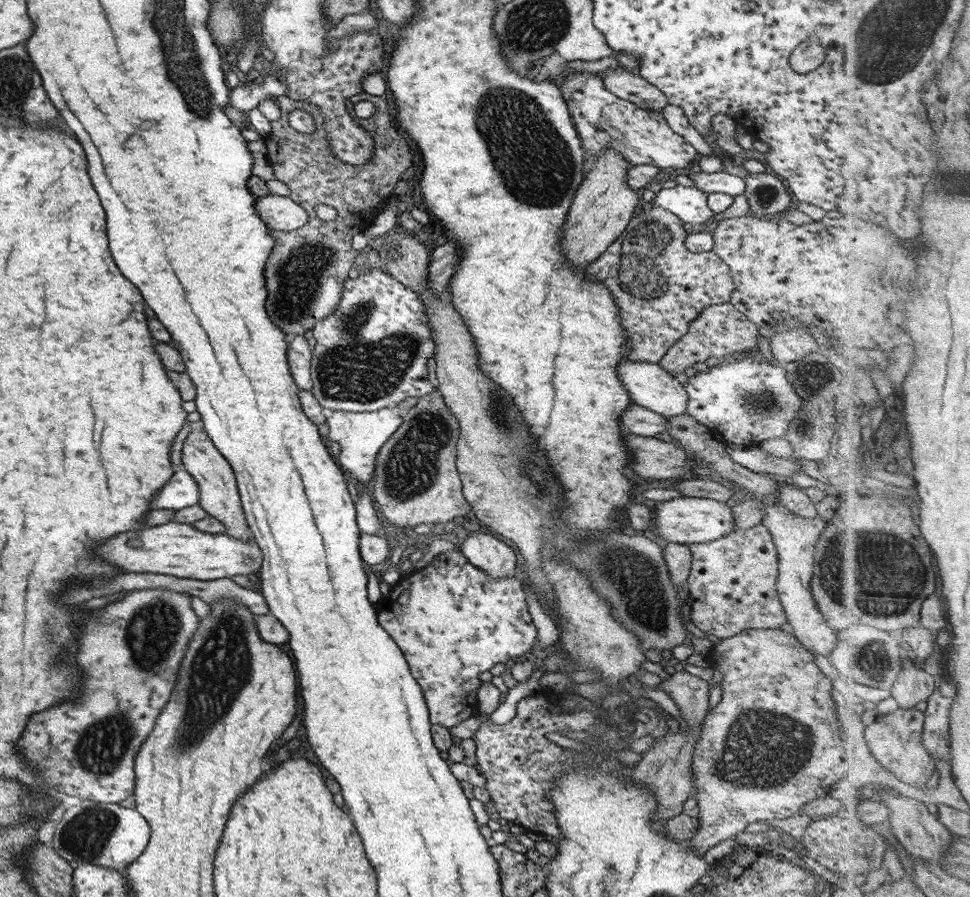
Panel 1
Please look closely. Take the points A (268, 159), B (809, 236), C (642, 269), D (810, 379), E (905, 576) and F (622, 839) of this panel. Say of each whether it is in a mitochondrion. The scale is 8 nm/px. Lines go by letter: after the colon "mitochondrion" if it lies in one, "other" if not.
A: other
B: other
C: mitochondrion
D: mitochondrion
E: mitochondrion
F: other

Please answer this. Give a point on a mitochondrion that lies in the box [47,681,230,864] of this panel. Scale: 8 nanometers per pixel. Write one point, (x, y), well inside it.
(101, 749)

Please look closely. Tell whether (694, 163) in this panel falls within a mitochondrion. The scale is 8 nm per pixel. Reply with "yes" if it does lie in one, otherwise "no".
no

